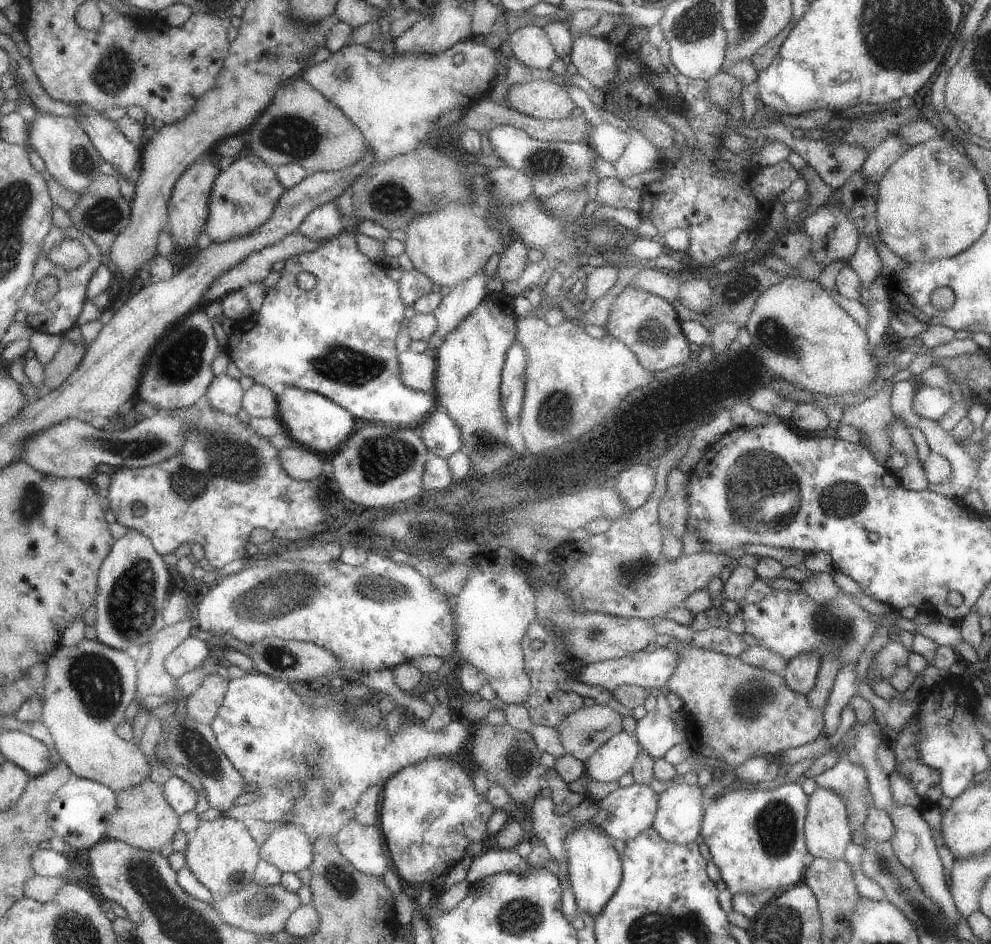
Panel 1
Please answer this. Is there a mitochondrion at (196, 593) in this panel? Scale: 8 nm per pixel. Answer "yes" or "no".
no

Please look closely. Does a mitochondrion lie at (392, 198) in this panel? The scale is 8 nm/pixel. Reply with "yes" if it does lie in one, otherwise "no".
yes

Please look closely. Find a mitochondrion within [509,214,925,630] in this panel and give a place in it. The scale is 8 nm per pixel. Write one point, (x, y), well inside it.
(760, 492)

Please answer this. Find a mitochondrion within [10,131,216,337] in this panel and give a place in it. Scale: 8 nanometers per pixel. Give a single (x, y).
(102, 216)

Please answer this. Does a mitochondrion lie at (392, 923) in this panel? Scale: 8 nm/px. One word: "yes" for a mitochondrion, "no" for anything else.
no

